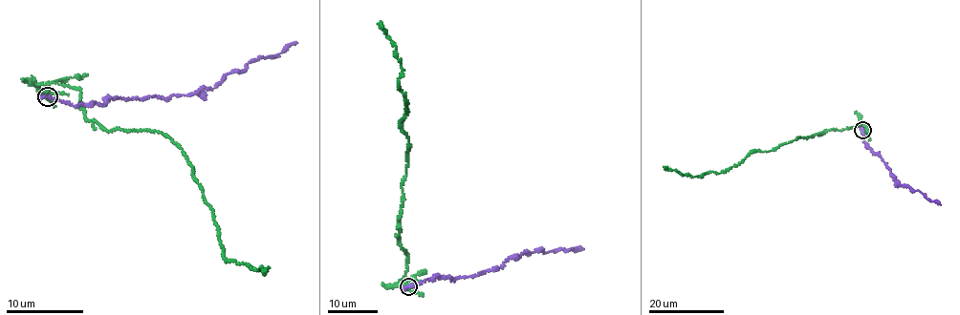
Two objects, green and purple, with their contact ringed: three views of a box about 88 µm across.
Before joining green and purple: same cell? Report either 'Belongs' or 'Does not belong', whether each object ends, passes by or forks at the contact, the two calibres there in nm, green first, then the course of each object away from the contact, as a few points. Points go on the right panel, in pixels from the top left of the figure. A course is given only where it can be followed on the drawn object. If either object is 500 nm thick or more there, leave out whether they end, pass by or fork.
Does not belong. At the ring green passes by. At the ring purple ends. Thickness 260 nm (green) against 340 nm. Course of green: (861, 130), (861, 121), (858, 126), (798, 137), (766, 152), (752, 151), (717, 174), (694, 178), (665, 166). Course of purple: (862, 130), (866, 145), (882, 157), (899, 184), (907, 186), (940, 204)

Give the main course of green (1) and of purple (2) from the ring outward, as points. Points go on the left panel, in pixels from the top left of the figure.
1: (48, 97), (40, 84), (76, 87), (84, 116), (109, 132), (168, 137), (194, 169), (224, 257), (268, 266)
2: (47, 96), (75, 105), (99, 104), (120, 96), (210, 89), (226, 74), (297, 43)

